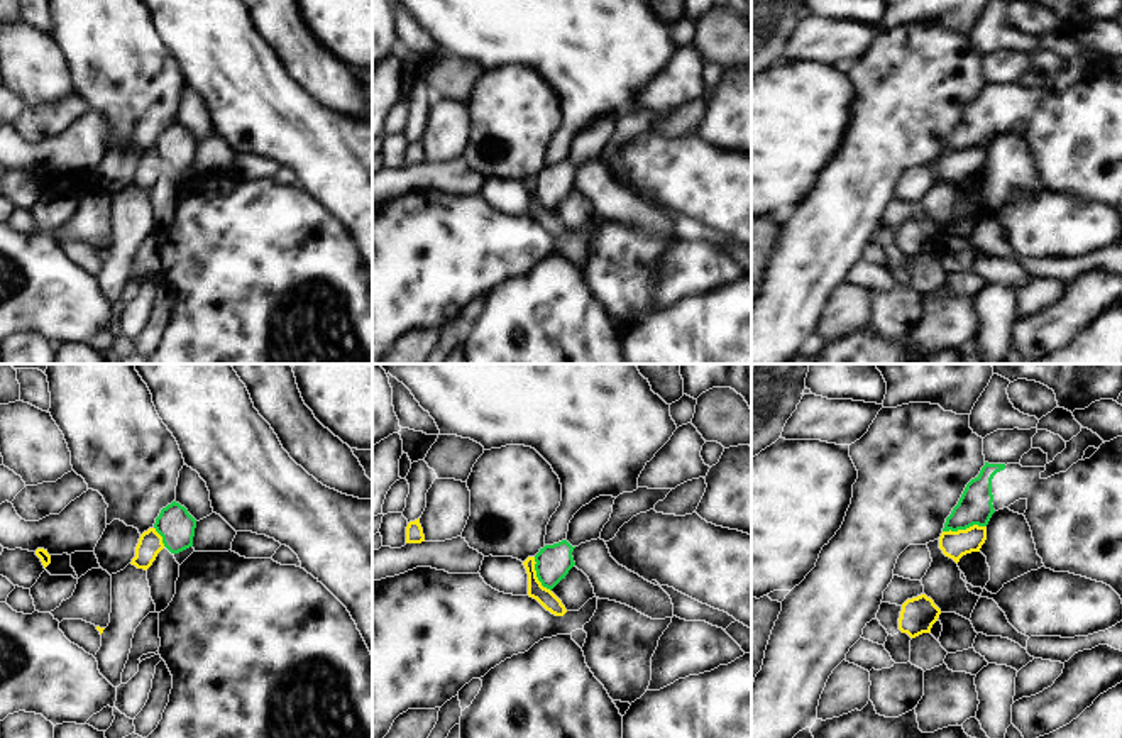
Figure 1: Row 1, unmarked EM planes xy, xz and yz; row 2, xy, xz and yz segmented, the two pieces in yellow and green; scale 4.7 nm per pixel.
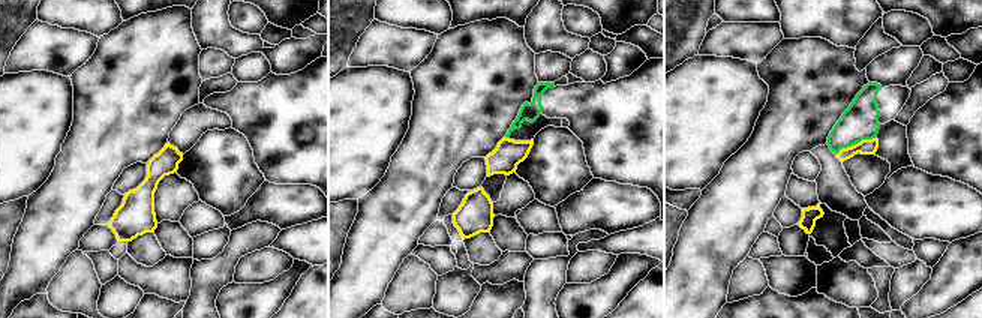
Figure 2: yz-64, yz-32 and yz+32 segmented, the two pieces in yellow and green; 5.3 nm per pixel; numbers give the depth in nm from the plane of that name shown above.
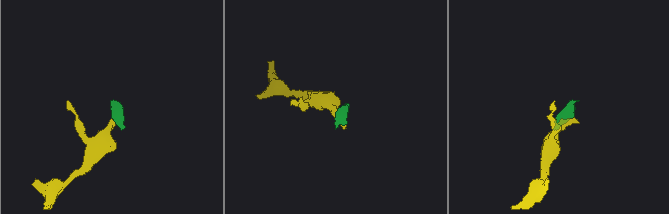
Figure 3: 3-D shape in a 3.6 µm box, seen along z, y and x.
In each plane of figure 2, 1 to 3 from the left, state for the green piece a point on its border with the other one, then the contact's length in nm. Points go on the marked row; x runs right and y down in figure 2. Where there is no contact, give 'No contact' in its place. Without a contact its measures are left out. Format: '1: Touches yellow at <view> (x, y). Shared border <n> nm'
1: No contact
2: Touches yellow at yz-32 (505, 137). Shared border 30 nm
3: Touches yellow at yz+32 (855, 144). Shared border 240 nm.

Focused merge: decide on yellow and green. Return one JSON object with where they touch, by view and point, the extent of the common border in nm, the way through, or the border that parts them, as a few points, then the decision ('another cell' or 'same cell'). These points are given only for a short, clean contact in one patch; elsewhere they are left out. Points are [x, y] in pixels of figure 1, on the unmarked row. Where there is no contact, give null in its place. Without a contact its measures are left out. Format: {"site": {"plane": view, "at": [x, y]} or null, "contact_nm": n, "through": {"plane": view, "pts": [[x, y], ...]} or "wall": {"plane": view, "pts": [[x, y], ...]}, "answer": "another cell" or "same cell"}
{"site": {"plane": "yz", "at": [963, 151]}, "contact_nm": 220, "wall": {"plane": "yz", "pts": [[985, 146], [943, 153]]}, "answer": "another cell"}

